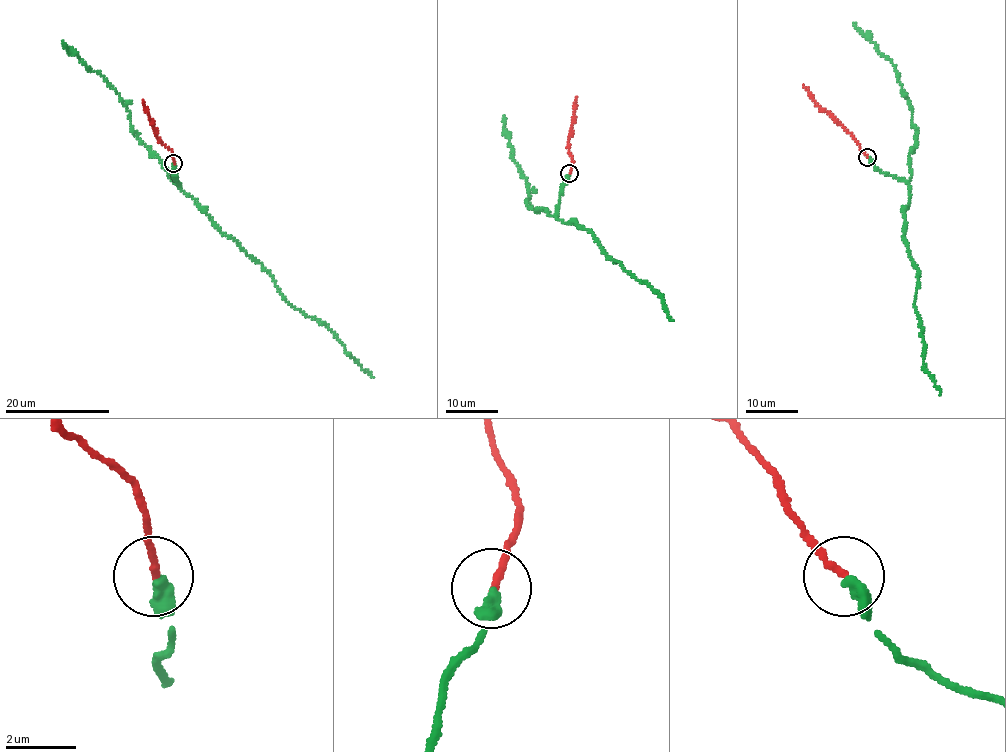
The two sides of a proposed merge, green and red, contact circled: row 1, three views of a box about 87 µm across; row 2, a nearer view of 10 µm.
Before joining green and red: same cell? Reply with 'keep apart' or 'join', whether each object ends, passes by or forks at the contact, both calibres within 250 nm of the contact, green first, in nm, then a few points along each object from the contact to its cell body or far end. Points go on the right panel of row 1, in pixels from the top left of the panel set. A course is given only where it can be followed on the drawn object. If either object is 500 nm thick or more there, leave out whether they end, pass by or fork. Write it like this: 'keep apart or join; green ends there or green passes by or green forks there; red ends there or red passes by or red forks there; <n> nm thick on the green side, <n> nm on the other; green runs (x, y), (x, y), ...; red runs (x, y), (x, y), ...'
join; green ends there; red ends there; 400 nm thick on the green side, 200 nm on the other; green runs (868, 156), (910, 188), (903, 238), (918, 270), (914, 307), (923, 330), (924, 366), (940, 394); red runs (868, 156), (802, 85)

